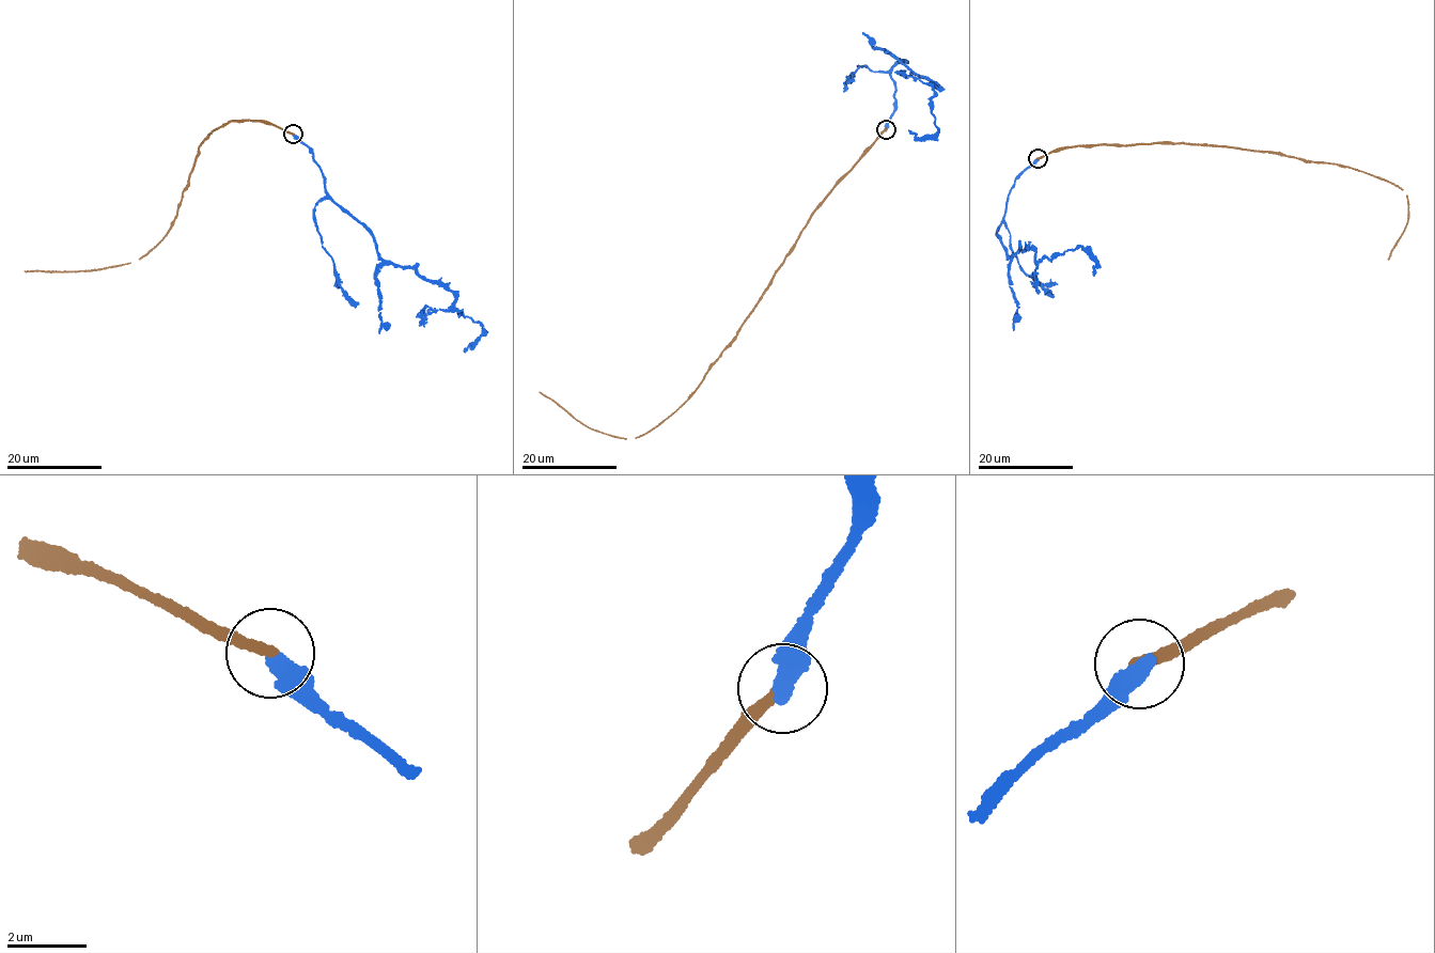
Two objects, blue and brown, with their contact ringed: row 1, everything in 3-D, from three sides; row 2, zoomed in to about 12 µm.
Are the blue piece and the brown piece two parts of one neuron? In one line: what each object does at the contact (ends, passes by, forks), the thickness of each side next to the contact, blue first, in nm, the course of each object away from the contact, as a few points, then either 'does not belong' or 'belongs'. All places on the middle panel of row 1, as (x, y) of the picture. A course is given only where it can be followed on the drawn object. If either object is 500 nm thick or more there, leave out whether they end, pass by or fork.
blue ends | brown ends | 440/300 nm | blue via (885, 128), (895, 99), (888, 72), (902, 59), (938, 87), (937, 133), (908, 130) | brown via (886, 129), (817, 204), (736, 337), (700, 385), (655, 427), (623, 439), (602, 434), (583, 425), (539, 392) | does not belong

